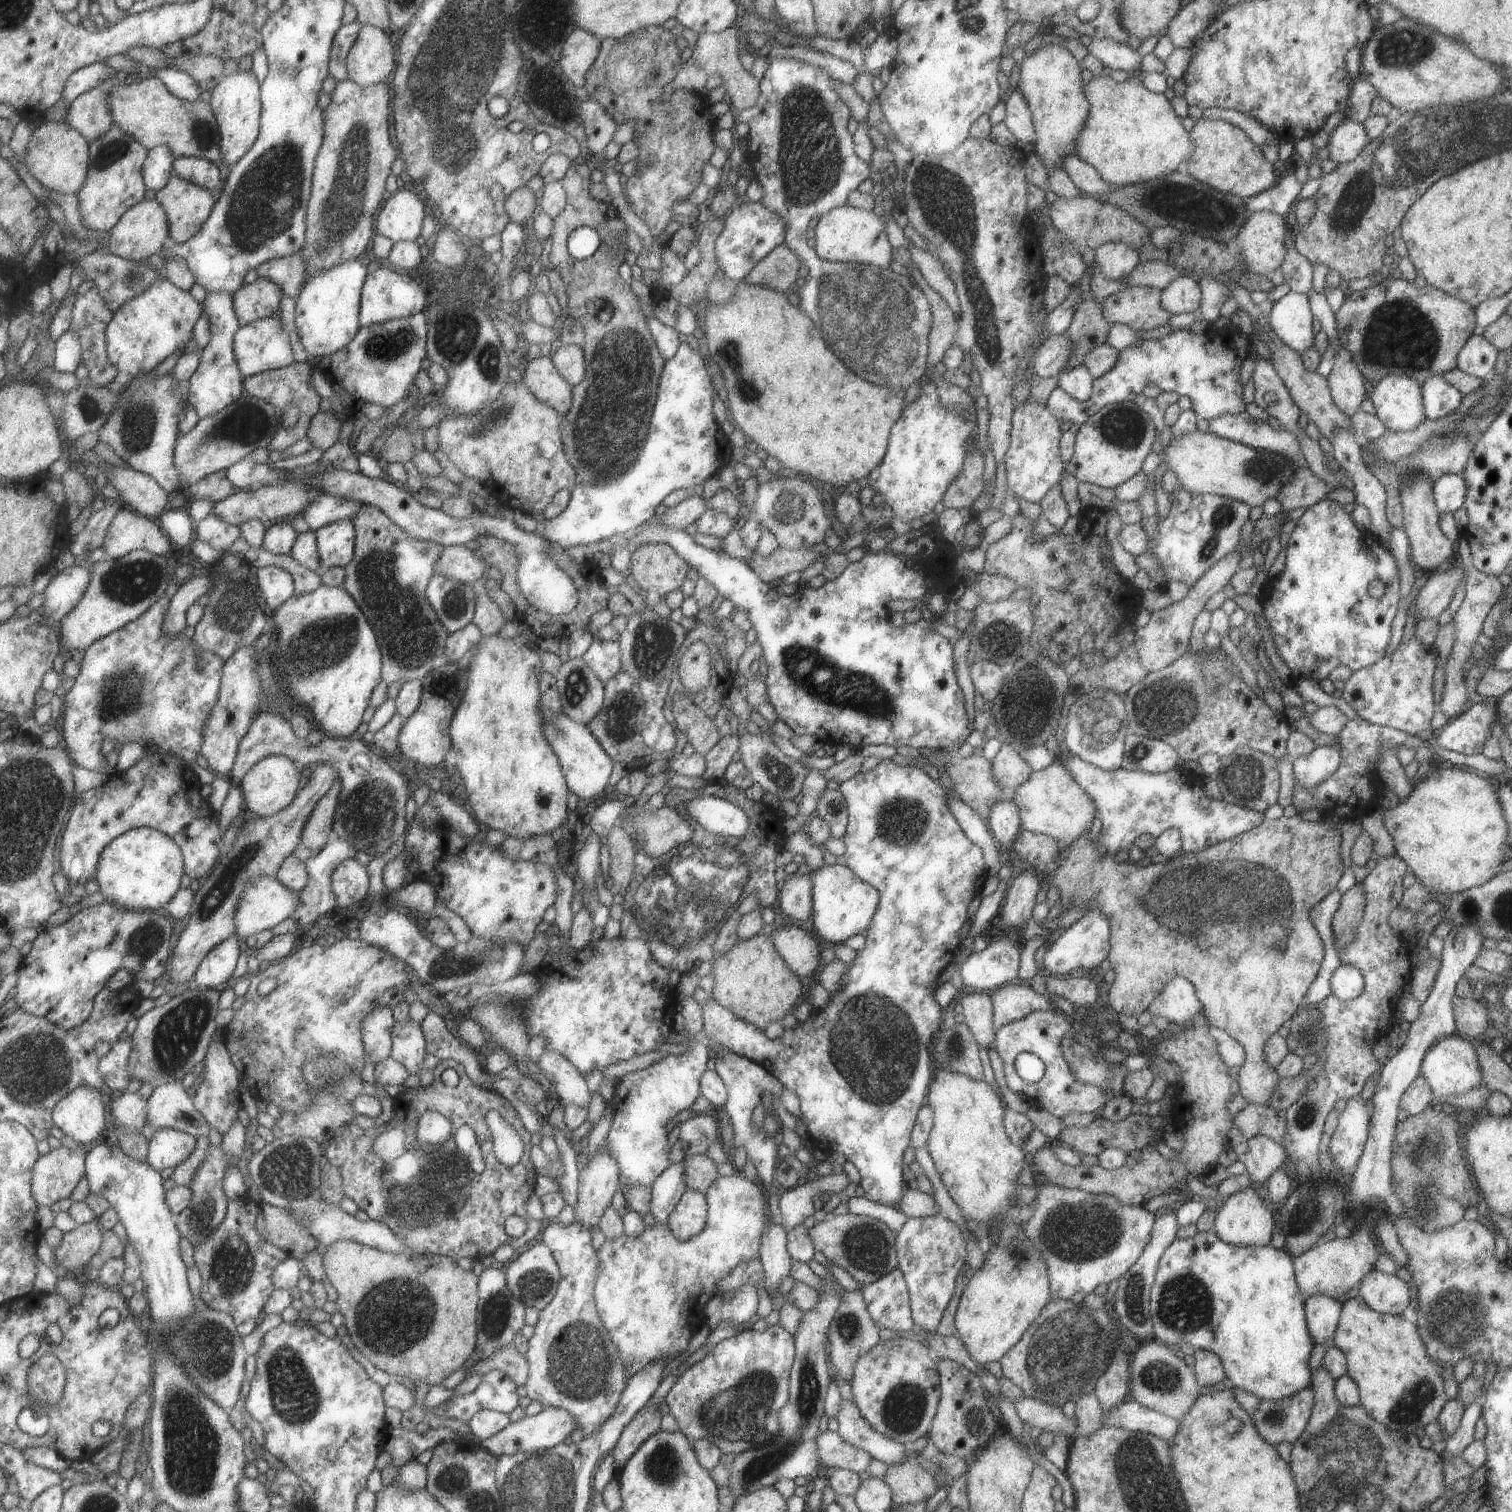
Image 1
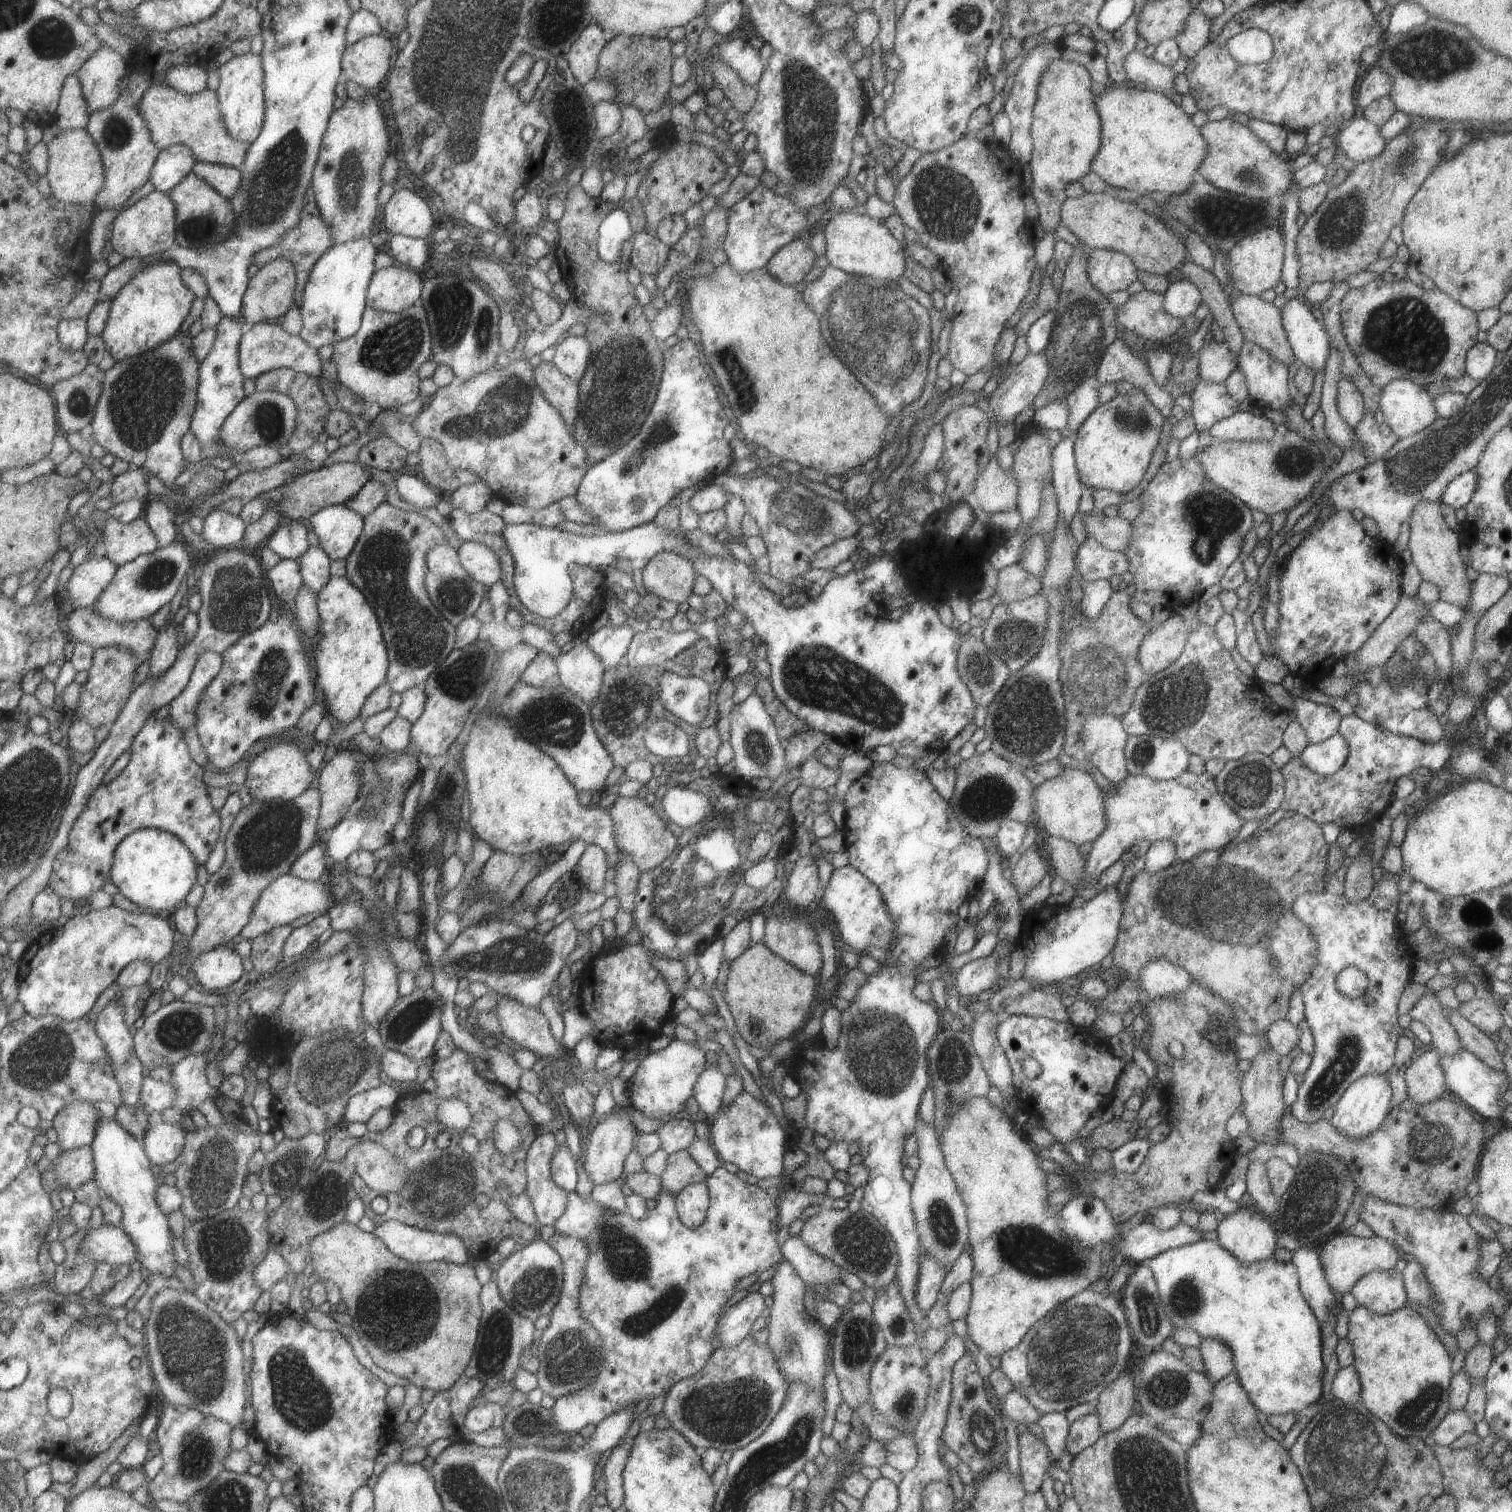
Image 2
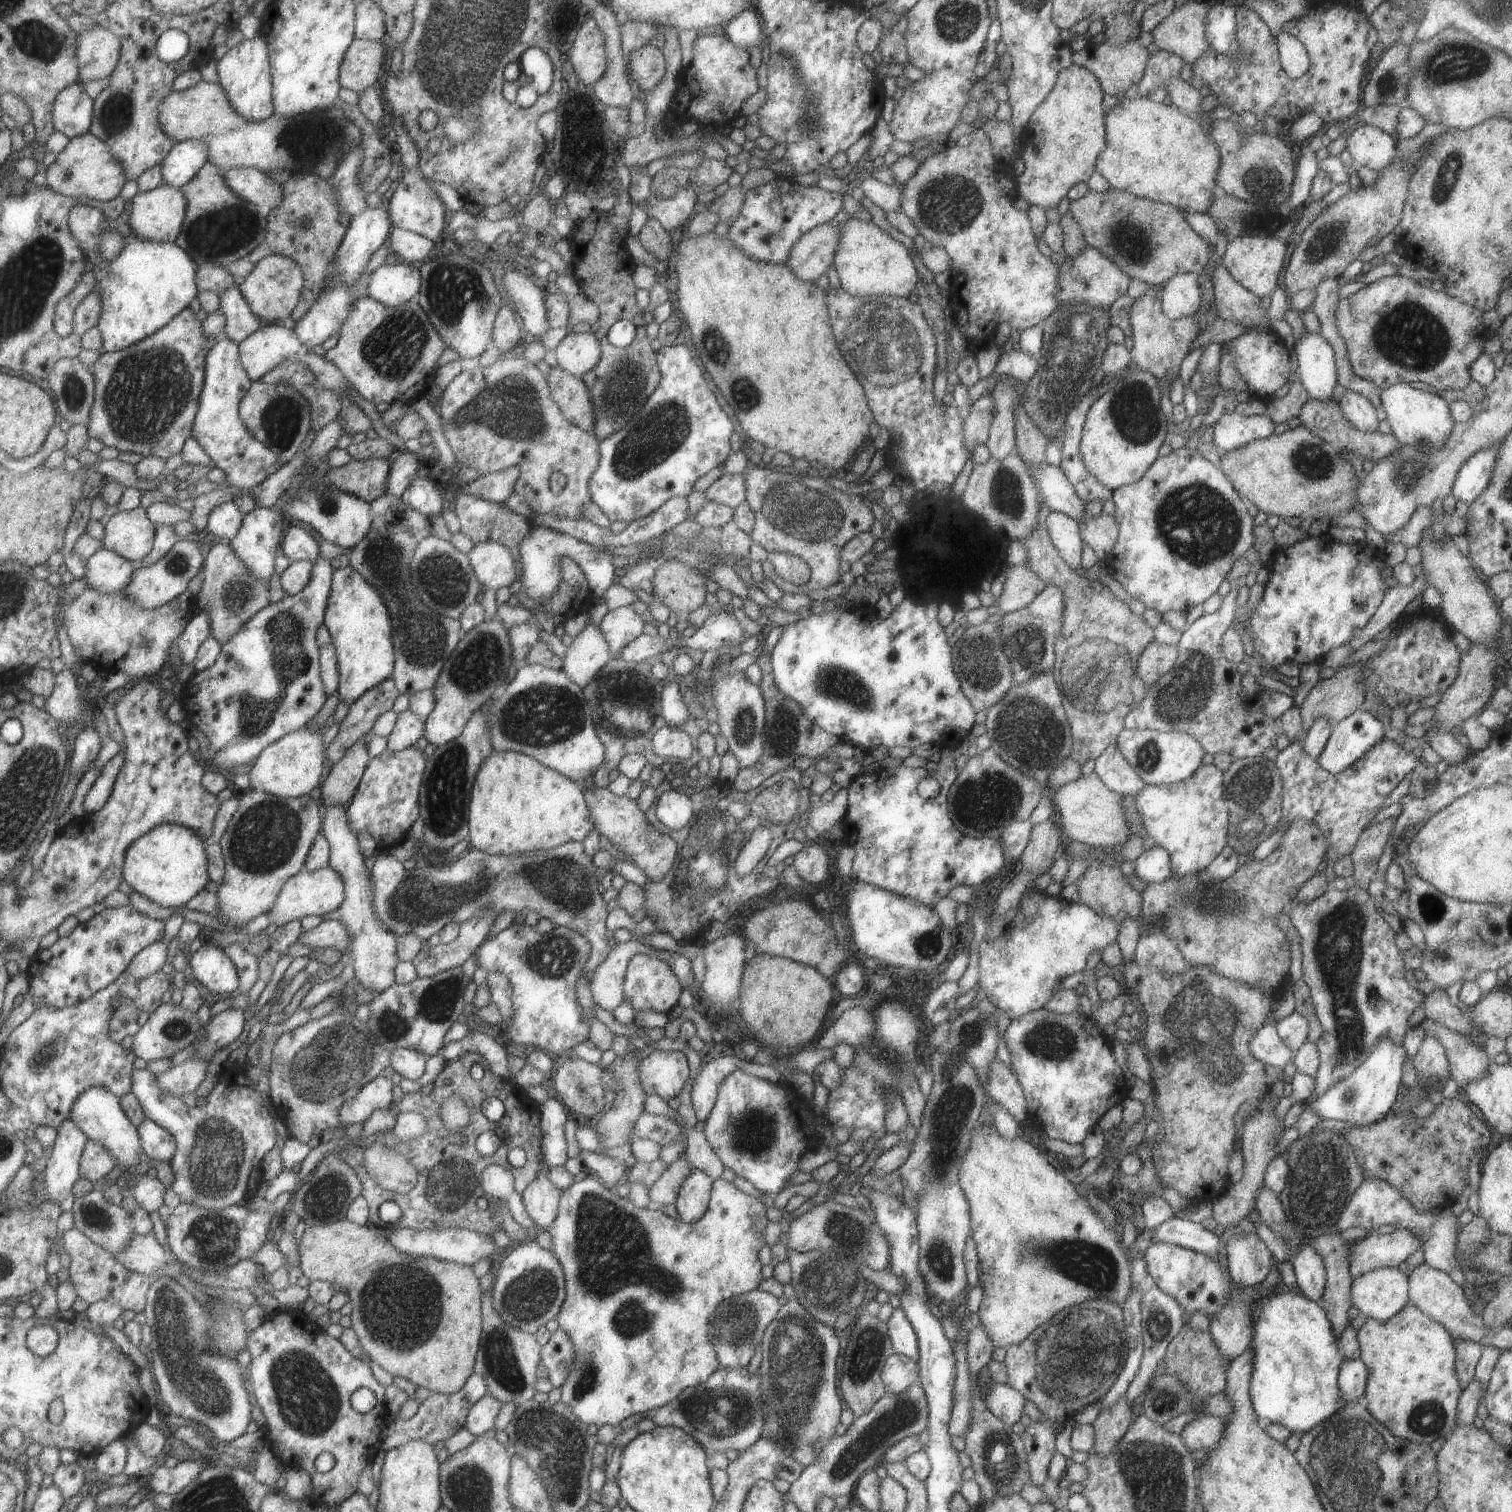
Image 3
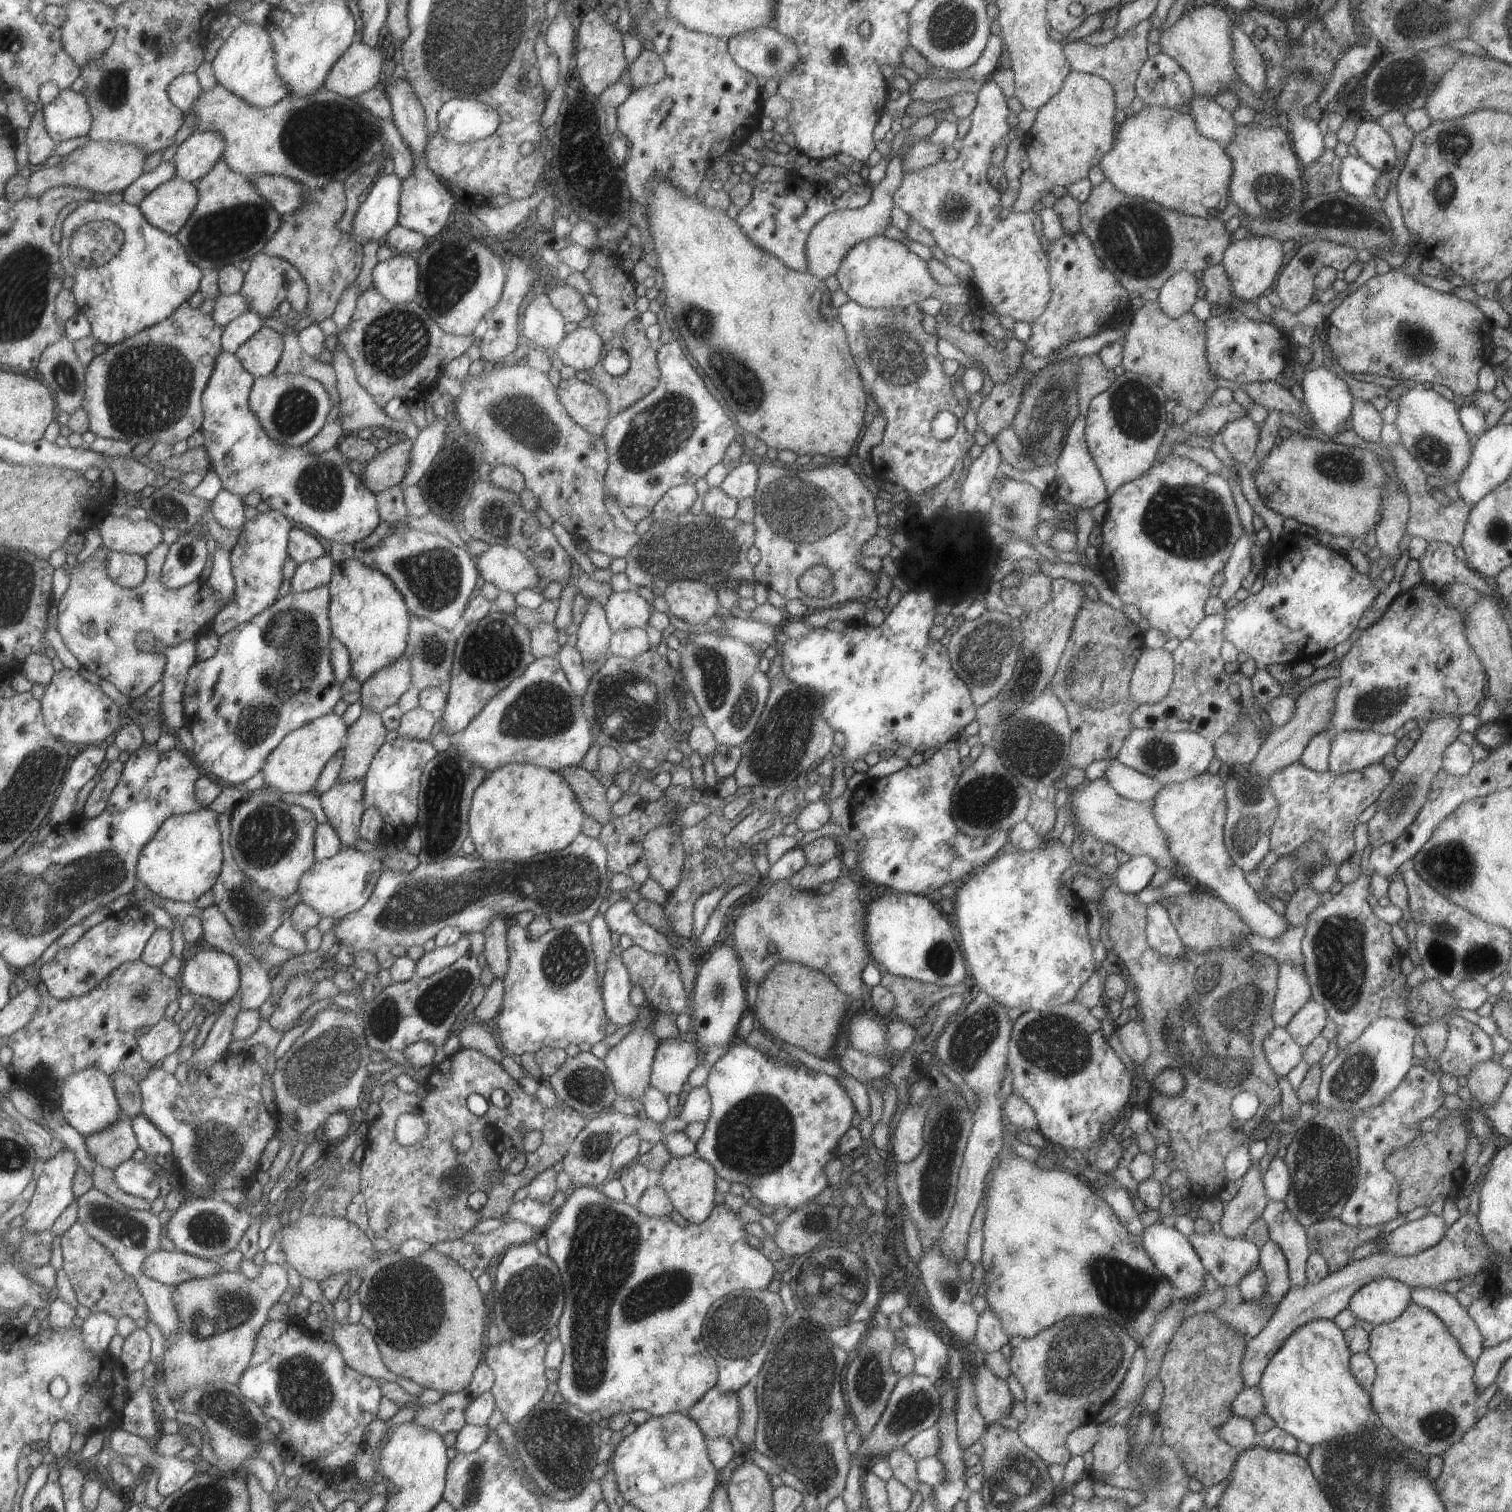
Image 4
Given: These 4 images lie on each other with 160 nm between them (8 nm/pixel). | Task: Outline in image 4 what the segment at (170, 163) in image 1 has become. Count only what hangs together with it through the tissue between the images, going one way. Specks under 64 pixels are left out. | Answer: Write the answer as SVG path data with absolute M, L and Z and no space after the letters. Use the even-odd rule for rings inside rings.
M194 131L177 148L175 176L197 184L222 160L226 148L226 140L218 132Z

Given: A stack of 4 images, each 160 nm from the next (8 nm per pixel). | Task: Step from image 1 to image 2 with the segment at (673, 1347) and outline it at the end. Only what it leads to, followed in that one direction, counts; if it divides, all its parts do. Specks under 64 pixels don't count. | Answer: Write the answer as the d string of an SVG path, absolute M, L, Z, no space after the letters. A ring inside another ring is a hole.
M723 1167L717 1168L707 1177L708 1191L710 1196L710 1205L706 1211L704 1222L701 1222L696 1228L686 1228L679 1223L678 1216L675 1212L674 1203L676 1196L671 1196L667 1192L660 1191L656 1199L651 1203L646 1216L635 1219L626 1212L611 1212L611 1210L603 1210L603 1206L599 1206L599 1202L588 1196L583 1199L575 1191L568 1192L567 1211L559 1220L555 1222L555 1231L557 1234L565 1234L573 1236L573 1238L583 1238L590 1248L589 1261L587 1262L587 1271L585 1282L581 1290L581 1310L583 1318L587 1320L589 1326L593 1326L598 1332L602 1342L602 1359L599 1362L599 1374L587 1382L587 1386L583 1386L579 1392L569 1394L564 1398L555 1400L553 1406L553 1424L555 1428L559 1428L561 1432L568 1434L579 1433L585 1426L597 1425L603 1422L611 1414L617 1414L621 1410L627 1410L627 1406L635 1406L642 1399L657 1398L662 1394L667 1394L667 1390L675 1385L679 1380L691 1378L691 1374L697 1374L707 1362L707 1358L713 1354L711 1340L713 1338L714 1329L718 1318L721 1316L723 1307L729 1298L733 1295L735 1284L743 1277L749 1274L757 1274L764 1271L769 1266L781 1262L783 1256L780 1254L780 1246L777 1246L777 1203L771 1200L765 1190L761 1190L752 1180L741 1181L735 1174L729 1174Z

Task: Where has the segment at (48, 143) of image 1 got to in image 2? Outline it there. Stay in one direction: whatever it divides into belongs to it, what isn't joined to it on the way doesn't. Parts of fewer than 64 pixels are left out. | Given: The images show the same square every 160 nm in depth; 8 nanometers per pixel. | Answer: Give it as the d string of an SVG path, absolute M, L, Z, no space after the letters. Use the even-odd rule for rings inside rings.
M67 130L58 134L48 146L48 181L51 195L60 202L74 204L93 204L107 184L107 170L104 156L96 141L85 130Z

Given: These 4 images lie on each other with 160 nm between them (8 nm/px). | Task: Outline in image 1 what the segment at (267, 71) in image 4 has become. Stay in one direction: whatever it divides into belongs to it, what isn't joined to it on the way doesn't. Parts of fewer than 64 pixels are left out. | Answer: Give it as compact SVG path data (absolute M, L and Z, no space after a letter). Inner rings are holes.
M238 69L225 76L212 92L215 117L218 119L218 130L221 134L223 162L235 165L258 142L262 125L262 84L257 82L253 72Z

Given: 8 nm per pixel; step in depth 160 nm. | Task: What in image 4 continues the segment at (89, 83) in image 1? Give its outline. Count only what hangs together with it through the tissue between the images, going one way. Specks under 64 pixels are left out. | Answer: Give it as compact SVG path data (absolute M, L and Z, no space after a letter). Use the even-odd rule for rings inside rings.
M72 89L60 91L55 100L44 106L44 115L48 131L56 143L89 136L94 125L87 95Z

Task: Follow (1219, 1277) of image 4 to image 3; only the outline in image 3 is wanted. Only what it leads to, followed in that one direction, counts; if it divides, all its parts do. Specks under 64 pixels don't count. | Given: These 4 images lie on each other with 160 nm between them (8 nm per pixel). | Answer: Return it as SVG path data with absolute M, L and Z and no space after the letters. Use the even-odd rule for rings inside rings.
M1179 1216L1165 1219L1158 1227L1155 1227L1152 1230L1150 1242L1177 1245L1206 1254L1212 1259L1219 1256L1225 1244L1212 1231L1203 1228L1198 1218L1180 1218Z

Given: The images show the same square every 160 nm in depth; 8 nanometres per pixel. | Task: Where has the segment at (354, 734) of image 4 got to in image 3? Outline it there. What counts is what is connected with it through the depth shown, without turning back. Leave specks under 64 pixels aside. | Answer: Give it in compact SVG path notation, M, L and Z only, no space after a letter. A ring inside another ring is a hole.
M365 736L347 751L341 761L332 764L321 786L320 801L324 808L333 805L349 806L353 800L373 758L366 742Z

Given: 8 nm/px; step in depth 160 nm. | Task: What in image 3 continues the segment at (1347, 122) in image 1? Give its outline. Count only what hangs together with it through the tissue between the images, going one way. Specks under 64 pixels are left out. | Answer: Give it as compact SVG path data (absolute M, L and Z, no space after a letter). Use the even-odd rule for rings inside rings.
M1363 125L1346 138L1346 149L1357 166L1379 172L1393 158L1397 140L1380 128Z

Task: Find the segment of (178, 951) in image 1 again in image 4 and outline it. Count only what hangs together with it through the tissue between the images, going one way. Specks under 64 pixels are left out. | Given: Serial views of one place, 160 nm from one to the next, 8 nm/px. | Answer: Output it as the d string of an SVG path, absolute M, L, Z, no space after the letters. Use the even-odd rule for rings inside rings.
M264 785L262 788L256 789L252 792L251 796L247 800L244 800L235 807L232 814L232 835L230 836L230 845L232 846L235 860L240 864L239 868L247 875L247 878L252 879L253 882L256 882L259 885L259 888L262 888L274 897L277 897L278 899L286 899L289 898L289 896L293 896L295 892L298 892L299 881L302 880L302 876L308 870L311 870L318 861L316 858L316 830L319 826L319 820L312 810L301 805L285 802L280 797L280 794L281 792L277 789Z

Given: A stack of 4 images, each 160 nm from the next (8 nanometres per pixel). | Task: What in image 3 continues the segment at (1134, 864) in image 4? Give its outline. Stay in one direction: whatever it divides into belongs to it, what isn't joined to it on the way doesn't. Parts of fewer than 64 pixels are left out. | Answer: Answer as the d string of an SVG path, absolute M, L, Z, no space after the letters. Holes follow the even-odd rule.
M1157 844L1142 851L1133 863L1134 874L1146 883L1160 883L1173 876L1168 852Z

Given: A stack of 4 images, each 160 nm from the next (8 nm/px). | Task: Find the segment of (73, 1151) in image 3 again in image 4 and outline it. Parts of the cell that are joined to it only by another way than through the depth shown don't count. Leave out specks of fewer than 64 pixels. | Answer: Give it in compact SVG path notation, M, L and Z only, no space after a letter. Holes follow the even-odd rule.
M64 1146L64 1149L57 1152L53 1157L47 1159L41 1170L38 1172L39 1177L36 1180L36 1189L29 1201L26 1211L22 1214L25 1220L22 1228L29 1229L33 1232L49 1230L55 1221L78 1200L74 1193L75 1175L79 1170L79 1162L75 1152Z

